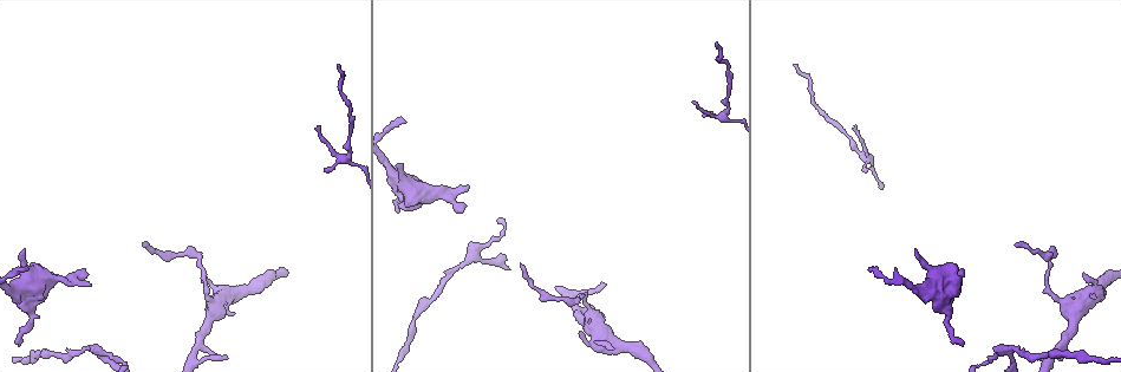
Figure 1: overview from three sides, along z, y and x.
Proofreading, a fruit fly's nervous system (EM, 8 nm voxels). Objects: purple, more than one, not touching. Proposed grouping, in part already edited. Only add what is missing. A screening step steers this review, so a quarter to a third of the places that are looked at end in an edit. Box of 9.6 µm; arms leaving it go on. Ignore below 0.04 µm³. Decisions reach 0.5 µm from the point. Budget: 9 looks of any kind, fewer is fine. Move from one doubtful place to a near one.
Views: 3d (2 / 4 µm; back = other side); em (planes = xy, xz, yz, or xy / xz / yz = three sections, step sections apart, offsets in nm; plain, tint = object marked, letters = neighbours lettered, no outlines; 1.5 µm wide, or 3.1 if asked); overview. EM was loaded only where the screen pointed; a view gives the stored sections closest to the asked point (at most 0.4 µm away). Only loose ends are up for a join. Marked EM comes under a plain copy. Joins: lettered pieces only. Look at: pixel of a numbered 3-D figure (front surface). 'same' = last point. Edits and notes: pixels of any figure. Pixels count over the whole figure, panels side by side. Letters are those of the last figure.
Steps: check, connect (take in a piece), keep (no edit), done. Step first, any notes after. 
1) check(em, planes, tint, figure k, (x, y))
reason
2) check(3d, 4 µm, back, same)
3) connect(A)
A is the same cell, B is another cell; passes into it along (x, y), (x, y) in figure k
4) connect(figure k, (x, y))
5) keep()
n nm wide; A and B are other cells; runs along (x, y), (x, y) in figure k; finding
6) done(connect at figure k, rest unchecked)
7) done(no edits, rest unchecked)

check(3d, 4 µm, figure 1, (19, 339))
tapers out

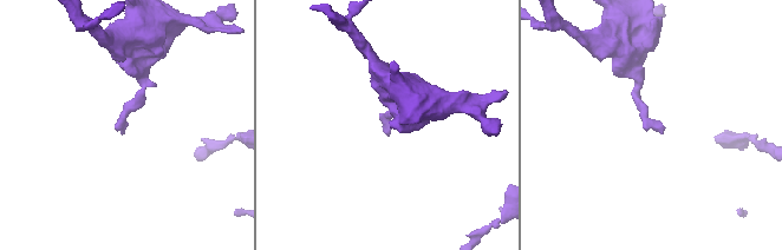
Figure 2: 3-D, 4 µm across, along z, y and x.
check(em, yz, step 8, letters, figure 2, (661, 128))

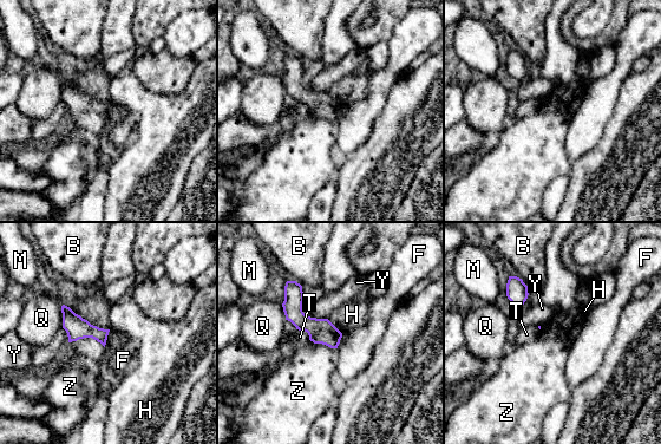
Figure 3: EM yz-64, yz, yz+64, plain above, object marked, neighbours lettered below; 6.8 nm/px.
keep()
Q touches over 160 nm; B, F, H, M, Q, T, Y and Z are other cells; no lettered piece goes on from it

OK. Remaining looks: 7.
check(em, xz, step 4, letters, figure 1, (602, 283))

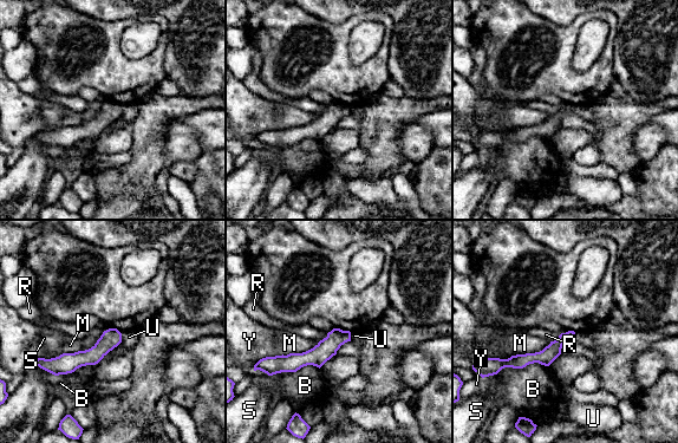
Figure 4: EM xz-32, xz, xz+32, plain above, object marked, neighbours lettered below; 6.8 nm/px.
keep()
B, M, R, S, U and Y are other cells; runs along (347, 334), (317, 357), (274, 360) in figure 4; no lettered piece goes on from it

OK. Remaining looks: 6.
check(3d, 4 µm, figure 1, (520, 262))

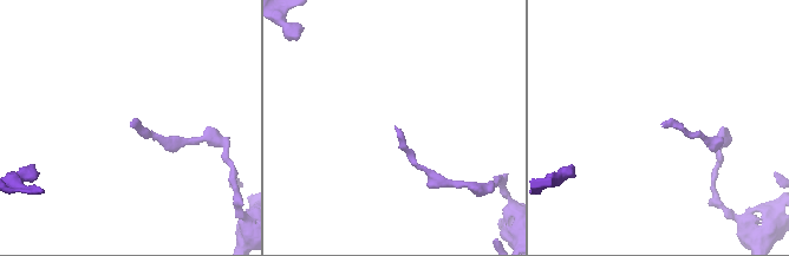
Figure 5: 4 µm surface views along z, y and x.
check(em, planes, tint, figure 5, (664, 123))

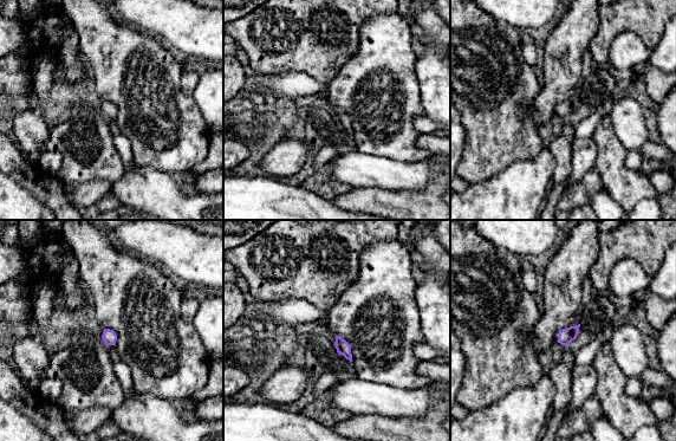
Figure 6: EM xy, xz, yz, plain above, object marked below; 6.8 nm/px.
check(em, planes, letters, same)

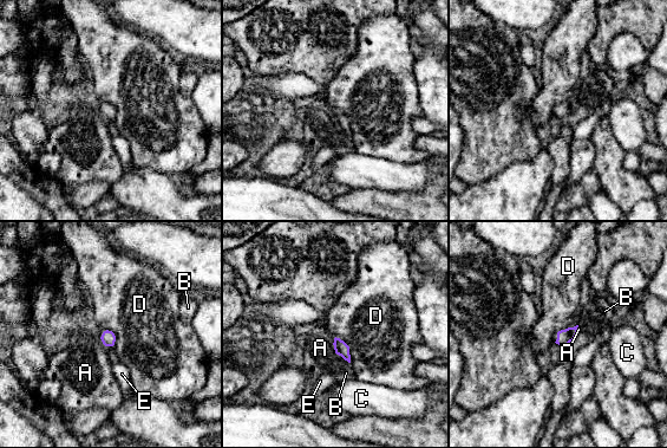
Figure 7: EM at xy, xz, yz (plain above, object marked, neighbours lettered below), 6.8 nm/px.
keep()
A, B, C, D and E are other cells; border along (335, 336), (348, 346), (351, 362) in figure 7; no lettered piece goes on from it

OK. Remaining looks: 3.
check(3d, 4 µm, figure 1, (403, 166))
tapers out

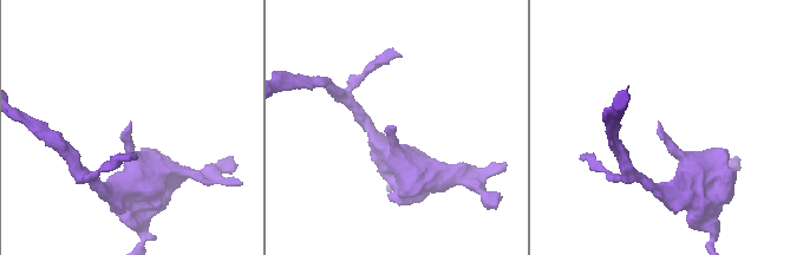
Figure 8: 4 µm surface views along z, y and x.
check(em, planes, letters, figure 8, (658, 123))

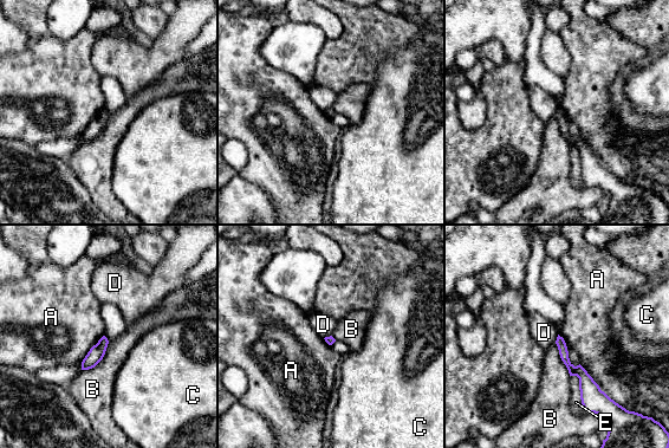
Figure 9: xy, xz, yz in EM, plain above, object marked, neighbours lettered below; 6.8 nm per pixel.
keep()
A, B, C, D and E are other cells; runs along (559, 339), (566, 362), (595, 398) in figure 9; none of them fits

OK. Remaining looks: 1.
done(no edits, rest unchecked)

